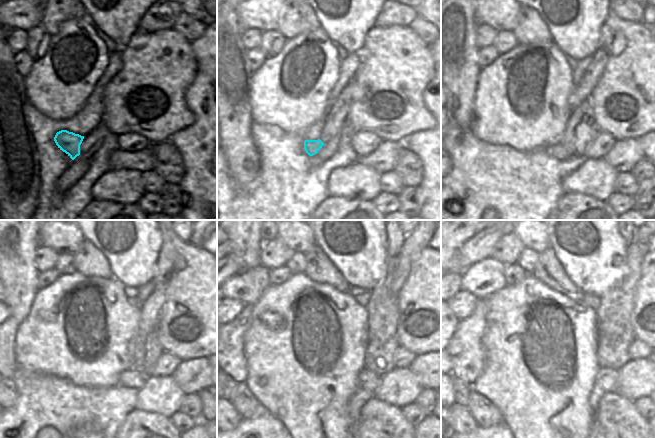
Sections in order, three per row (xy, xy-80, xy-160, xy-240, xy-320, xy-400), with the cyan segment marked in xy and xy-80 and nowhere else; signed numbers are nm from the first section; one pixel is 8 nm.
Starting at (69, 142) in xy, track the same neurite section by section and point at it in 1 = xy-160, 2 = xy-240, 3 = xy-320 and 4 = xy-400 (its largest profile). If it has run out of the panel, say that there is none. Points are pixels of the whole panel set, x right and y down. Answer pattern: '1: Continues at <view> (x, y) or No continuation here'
1: Continues at xy-160 (556, 151)
2: Continues at xy-240 (131, 378)
3: Continues at xy-320 (368, 380)
4: Continues at xy-400 (606, 378).

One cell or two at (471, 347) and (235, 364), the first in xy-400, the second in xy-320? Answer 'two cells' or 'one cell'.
one cell

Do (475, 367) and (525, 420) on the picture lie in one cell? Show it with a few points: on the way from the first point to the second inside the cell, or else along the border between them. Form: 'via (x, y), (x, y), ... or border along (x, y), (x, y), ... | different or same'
border along (484, 350), (483, 370), (471, 385) | different

